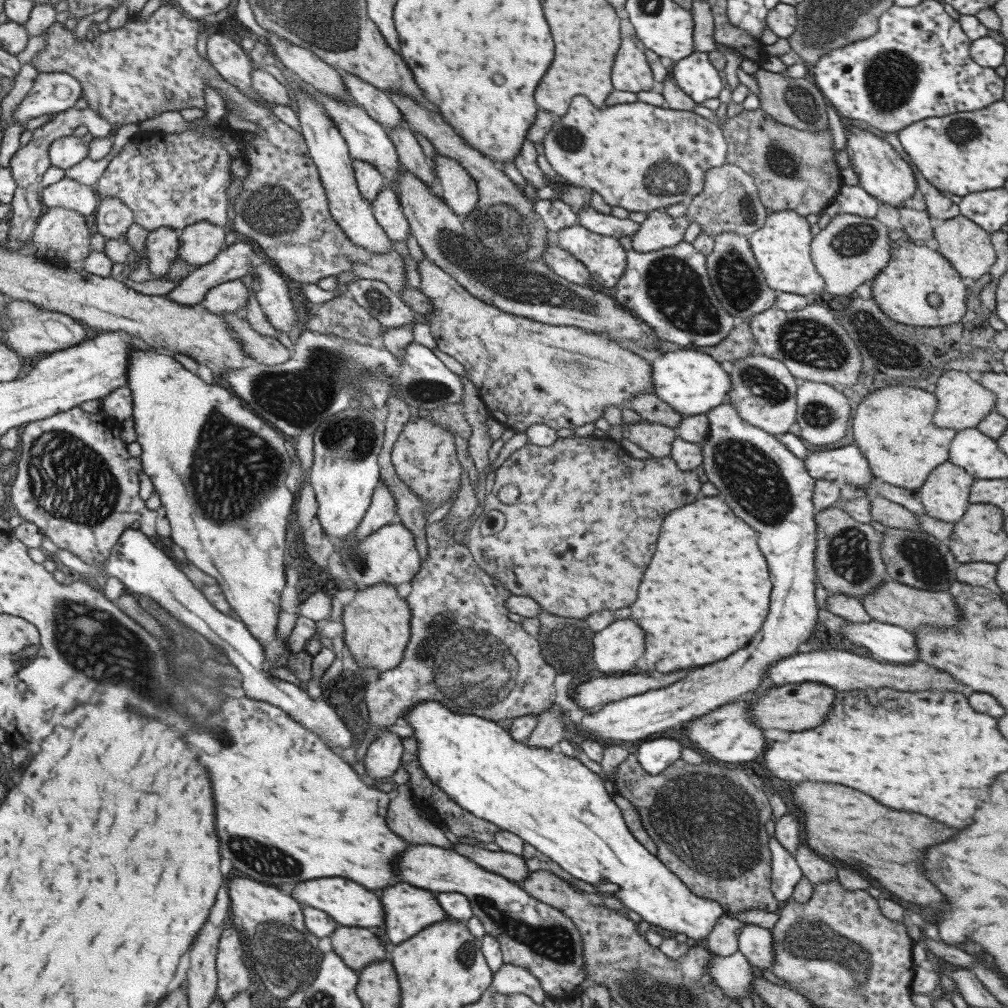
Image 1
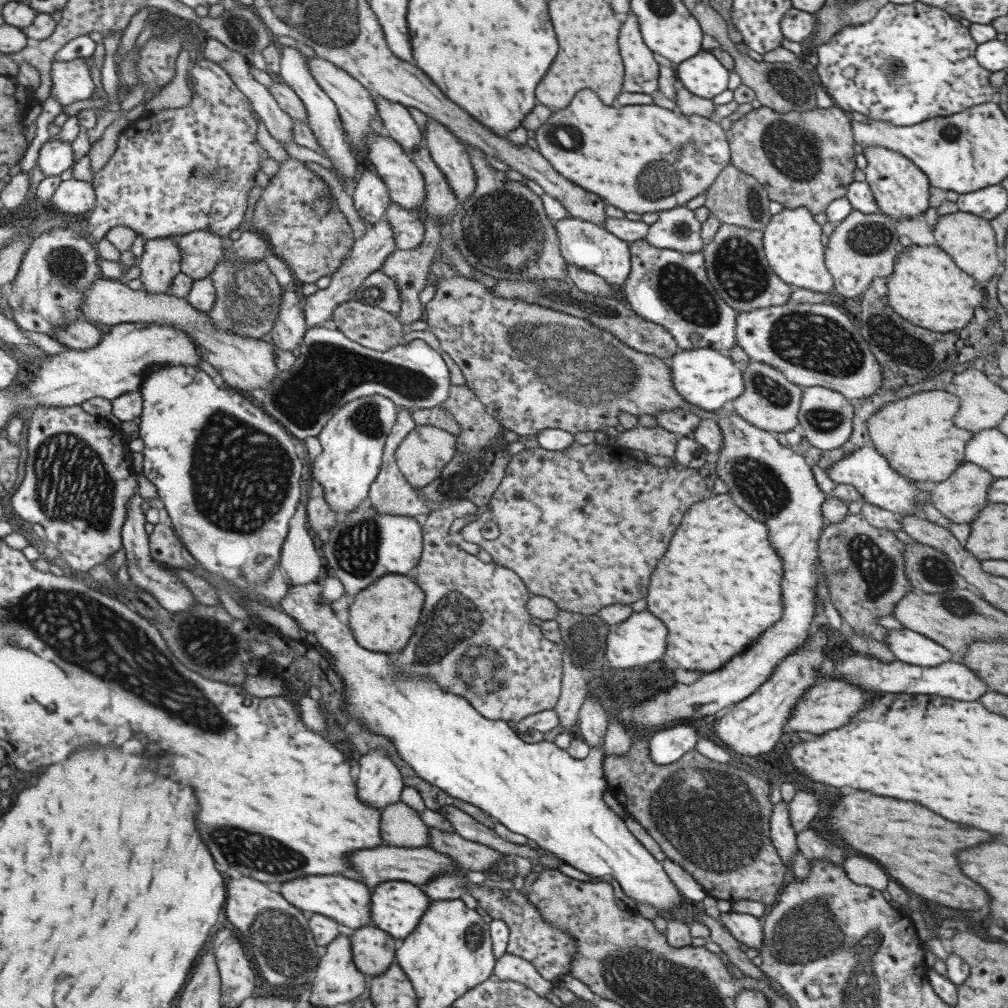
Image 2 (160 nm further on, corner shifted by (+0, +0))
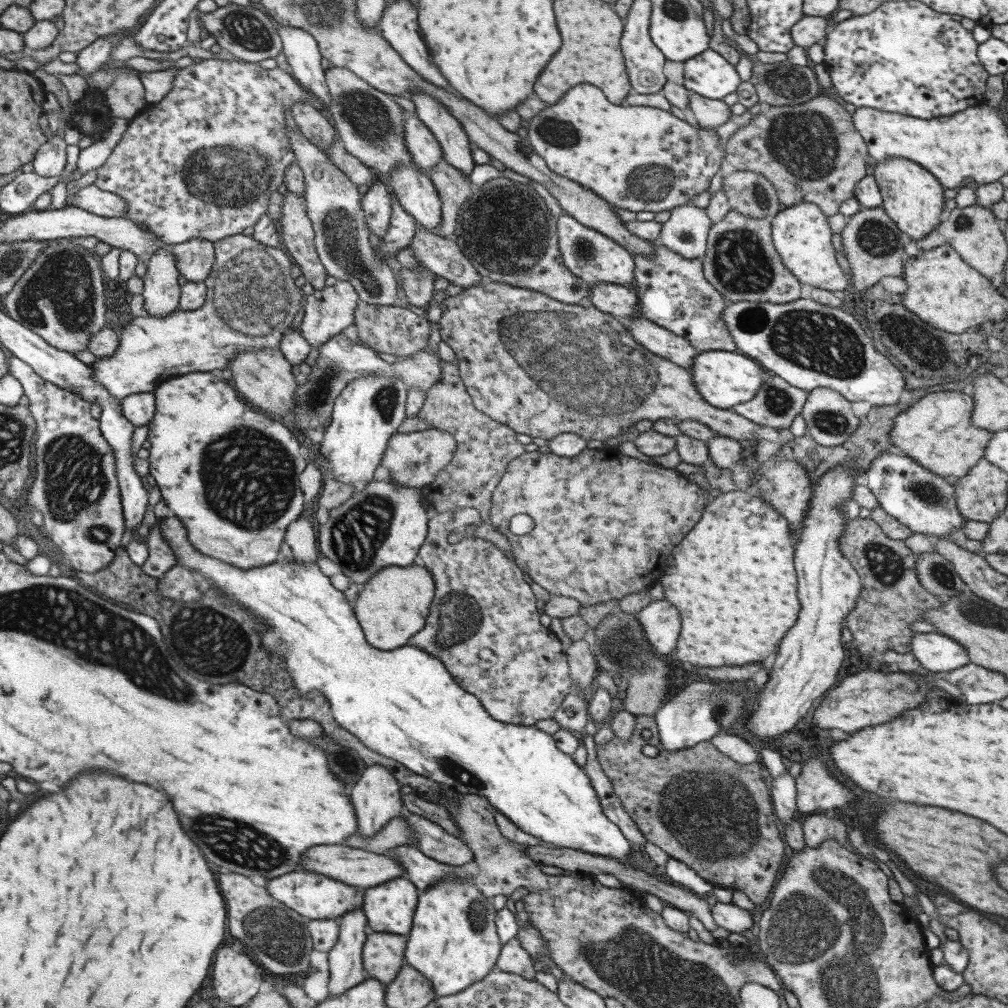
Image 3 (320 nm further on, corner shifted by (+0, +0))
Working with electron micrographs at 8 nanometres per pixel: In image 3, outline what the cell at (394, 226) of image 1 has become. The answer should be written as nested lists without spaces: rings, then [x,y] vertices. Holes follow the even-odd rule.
[[[416,223],[414,237],[407,247],[427,270],[436,277],[462,288],[475,286],[484,281],[455,241],[446,240]]]

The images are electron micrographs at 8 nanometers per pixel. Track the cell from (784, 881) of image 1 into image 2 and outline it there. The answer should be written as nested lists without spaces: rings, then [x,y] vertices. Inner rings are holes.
[[[777,802],[772,808],[772,814],[768,823],[771,846],[775,848],[777,856],[784,862],[783,866],[785,868],[789,864],[793,864],[792,856],[797,850],[796,834],[791,828],[791,822],[789,822],[787,806],[788,804],[785,804],[785,802]]]

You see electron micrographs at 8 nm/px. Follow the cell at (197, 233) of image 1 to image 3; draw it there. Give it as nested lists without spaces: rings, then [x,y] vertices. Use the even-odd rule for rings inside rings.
[[[191,238],[170,246],[177,272],[186,282],[204,282],[214,263],[212,242],[202,238]]]

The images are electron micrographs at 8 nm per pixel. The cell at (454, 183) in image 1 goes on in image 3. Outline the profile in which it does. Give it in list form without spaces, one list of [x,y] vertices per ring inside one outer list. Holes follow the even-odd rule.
[[[411,93],[409,99],[414,104],[416,117],[439,143],[442,160],[468,178],[474,162],[469,140],[457,119],[436,98],[425,93]]]

